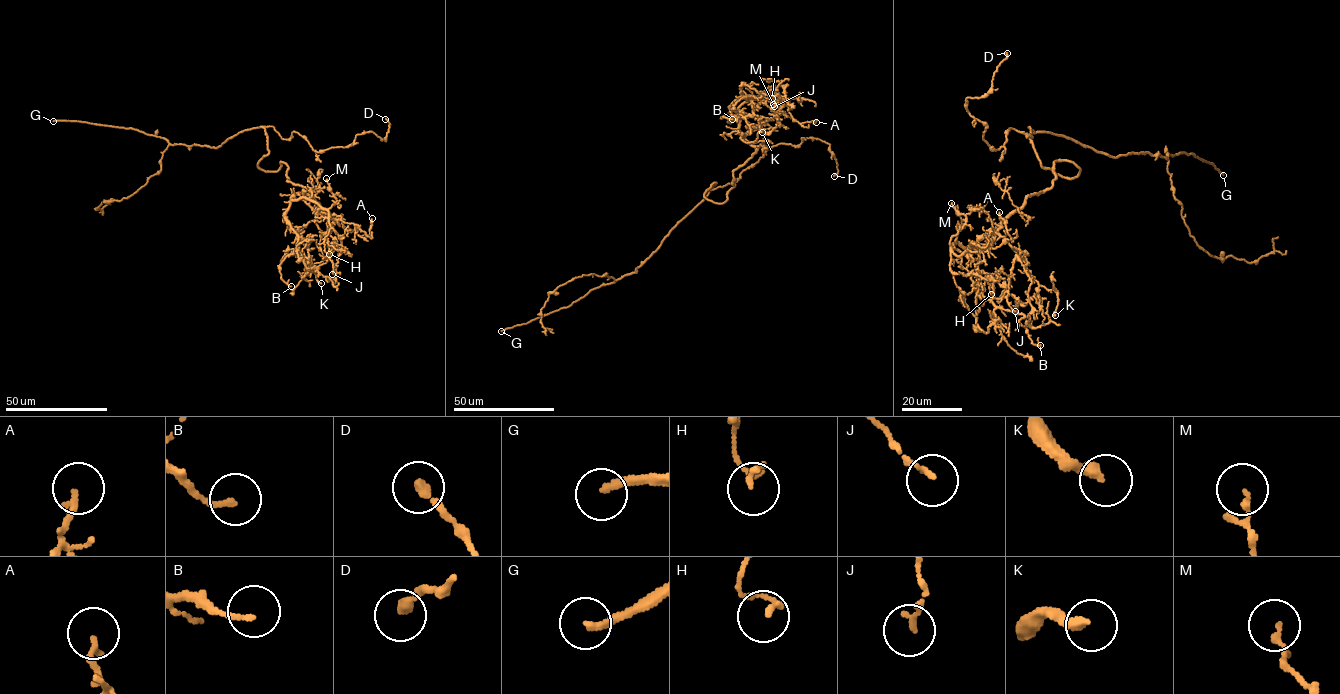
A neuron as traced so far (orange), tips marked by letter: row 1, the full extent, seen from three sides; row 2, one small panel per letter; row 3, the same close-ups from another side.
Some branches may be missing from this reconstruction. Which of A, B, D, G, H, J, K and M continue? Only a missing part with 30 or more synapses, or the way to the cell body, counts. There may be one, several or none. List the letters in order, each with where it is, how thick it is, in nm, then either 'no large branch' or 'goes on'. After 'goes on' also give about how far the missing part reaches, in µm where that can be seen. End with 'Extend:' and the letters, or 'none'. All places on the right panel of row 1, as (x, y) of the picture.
A: at (999, 212); 180 nm thick; no large branch
B: at (1040, 345); 150 nm thick; no large branch
D: at (1007, 53); 280 nm thick; no large branch
G: at (1223, 175); 240 nm thick; goes on; about 250 µm are missing
H: at (991, 294); 140 nm thick; no large branch
J: at (1015, 311); 160 nm thick; no large branch
K: at (1055, 315); 260 nm thick; no large branch
M: at (951, 203); 100 nm thick; no large branch
Extend: G

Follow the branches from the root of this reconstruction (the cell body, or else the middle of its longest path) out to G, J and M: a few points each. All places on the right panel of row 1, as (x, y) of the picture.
G: (1040, 163), (1029, 137), (1037, 132), (1115, 157), (1191, 153), (1223, 175)
J: (1040, 163), (1080, 170), (1054, 162), (1053, 185), (1001, 222), (1024, 252), (1015, 311)
M: (1040, 163), (1069, 178), (1080, 170), (1054, 162), (1053, 185), (973, 247), (950, 247), (966, 215), (951, 203)

